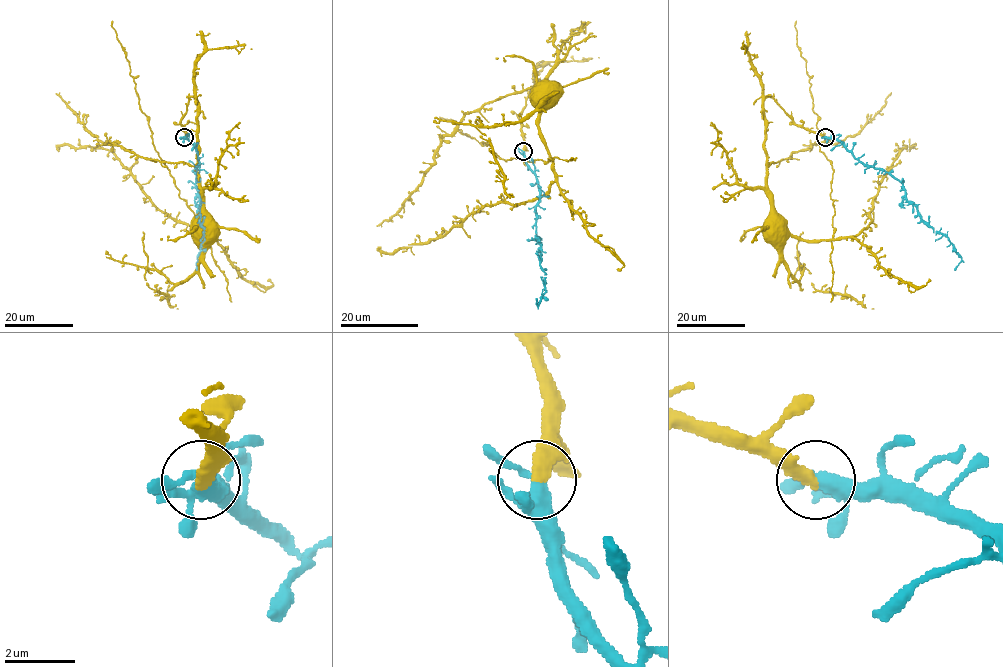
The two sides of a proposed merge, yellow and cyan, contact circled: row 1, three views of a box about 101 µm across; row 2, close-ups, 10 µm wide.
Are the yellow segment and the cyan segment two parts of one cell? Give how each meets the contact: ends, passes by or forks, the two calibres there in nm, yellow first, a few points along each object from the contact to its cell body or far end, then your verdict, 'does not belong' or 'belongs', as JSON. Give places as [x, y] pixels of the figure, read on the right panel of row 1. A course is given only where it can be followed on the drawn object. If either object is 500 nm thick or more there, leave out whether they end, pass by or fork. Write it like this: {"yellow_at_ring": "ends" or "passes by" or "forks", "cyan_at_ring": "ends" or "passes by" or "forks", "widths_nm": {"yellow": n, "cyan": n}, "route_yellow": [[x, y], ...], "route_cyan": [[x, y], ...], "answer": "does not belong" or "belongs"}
{"yellow_at_ring": "ends", "cyan_at_ring": "forks", "widths_nm": {"yellow": 400, "cyan": 300}, "route_yellow": [[825, 137], [763, 101], [767, 193], [806, 240], [832, 237], [833, 170], [796, 20]], "route_cyan": [[825, 137], [838, 139], [861, 163], [879, 167], [902, 184], [917, 213], [949, 239], [961, 258], [954, 270]], "answer": "belongs"}

